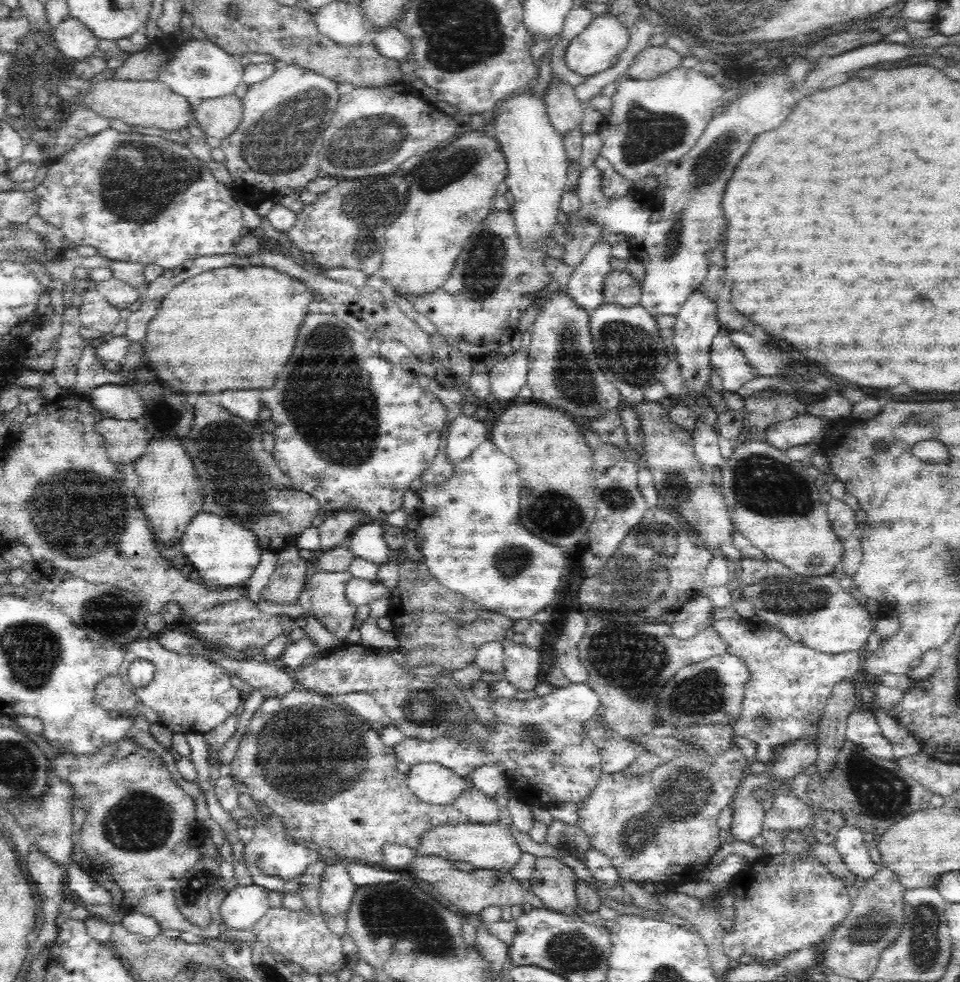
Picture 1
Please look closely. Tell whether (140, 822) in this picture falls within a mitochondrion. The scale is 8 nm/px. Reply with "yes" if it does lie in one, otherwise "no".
yes

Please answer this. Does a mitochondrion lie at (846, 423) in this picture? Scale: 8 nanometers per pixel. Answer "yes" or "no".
no

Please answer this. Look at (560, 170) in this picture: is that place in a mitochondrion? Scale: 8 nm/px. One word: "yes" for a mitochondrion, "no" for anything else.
no

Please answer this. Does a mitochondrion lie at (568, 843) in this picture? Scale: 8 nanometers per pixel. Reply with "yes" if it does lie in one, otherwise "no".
yes

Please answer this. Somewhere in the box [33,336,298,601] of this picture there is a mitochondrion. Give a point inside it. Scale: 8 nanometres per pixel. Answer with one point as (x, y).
(216, 462)

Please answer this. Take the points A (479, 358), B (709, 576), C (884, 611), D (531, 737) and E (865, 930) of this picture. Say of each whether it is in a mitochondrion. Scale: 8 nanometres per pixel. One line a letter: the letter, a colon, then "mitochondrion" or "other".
A: other
B: other
C: other
D: mitochondrion
E: mitochondrion

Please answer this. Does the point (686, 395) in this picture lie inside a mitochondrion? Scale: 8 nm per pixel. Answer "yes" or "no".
no

